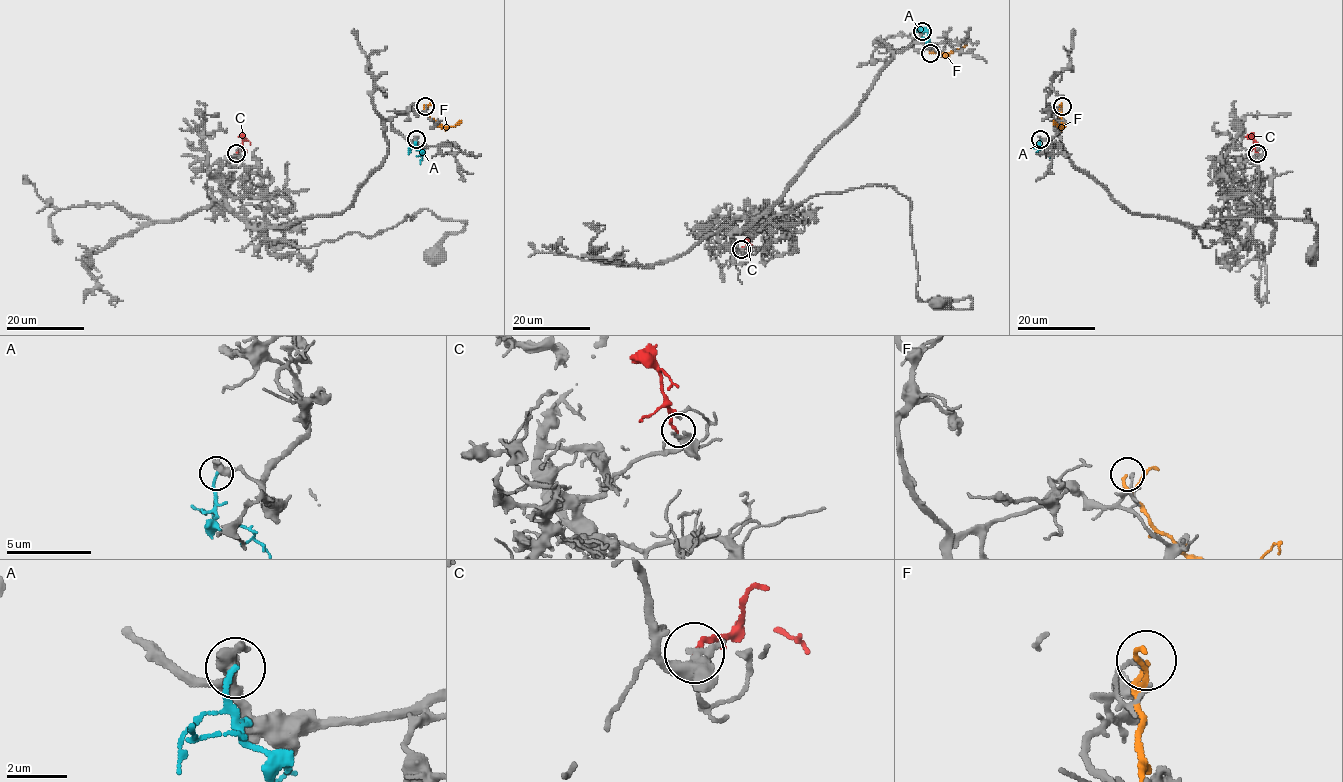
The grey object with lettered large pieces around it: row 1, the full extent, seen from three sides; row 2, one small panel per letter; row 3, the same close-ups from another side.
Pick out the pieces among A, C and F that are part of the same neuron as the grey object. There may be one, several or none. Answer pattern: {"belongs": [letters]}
{"belongs": []}

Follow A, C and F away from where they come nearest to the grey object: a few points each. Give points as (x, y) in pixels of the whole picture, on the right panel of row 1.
A: (1039, 140), (1041, 152), (1048, 153), (1051, 163)
C: (1257, 153), (1253, 140), (1257, 144)
F: (1062, 105), (1063, 125), (1058, 127), (1053, 121)

